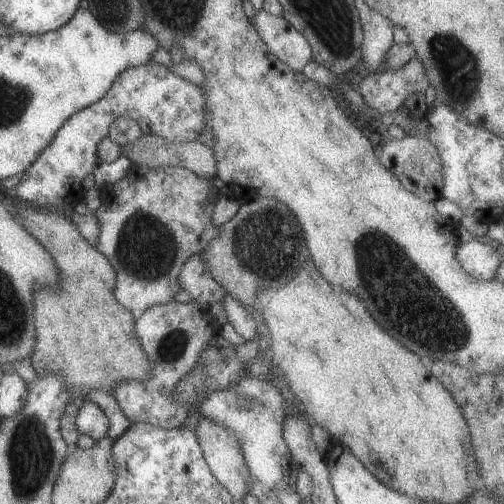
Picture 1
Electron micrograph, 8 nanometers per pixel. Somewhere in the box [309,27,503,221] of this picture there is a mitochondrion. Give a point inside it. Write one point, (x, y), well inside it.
(456, 64)

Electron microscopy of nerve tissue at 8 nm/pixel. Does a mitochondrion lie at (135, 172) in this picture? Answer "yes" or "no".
no

